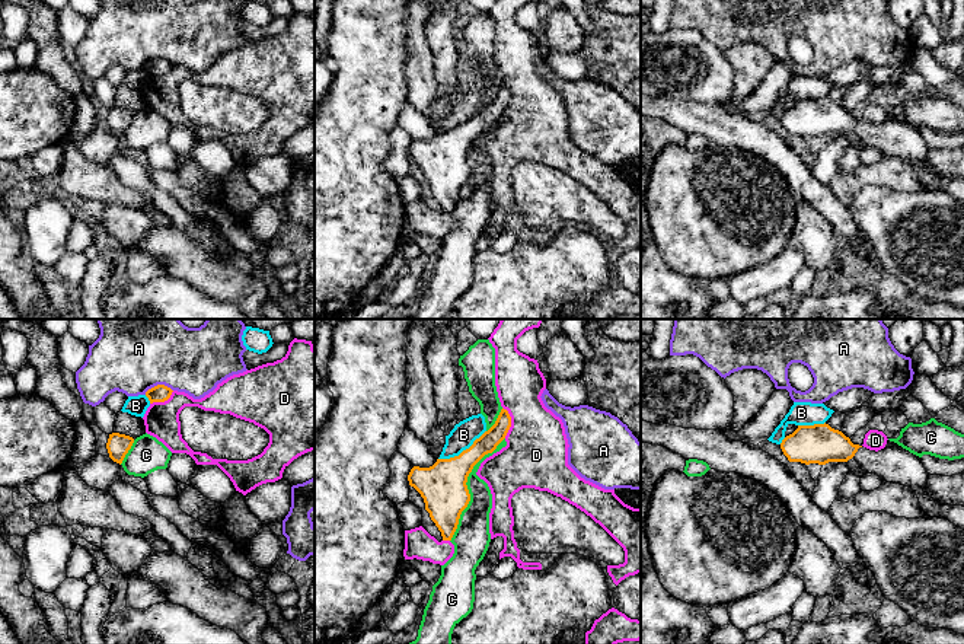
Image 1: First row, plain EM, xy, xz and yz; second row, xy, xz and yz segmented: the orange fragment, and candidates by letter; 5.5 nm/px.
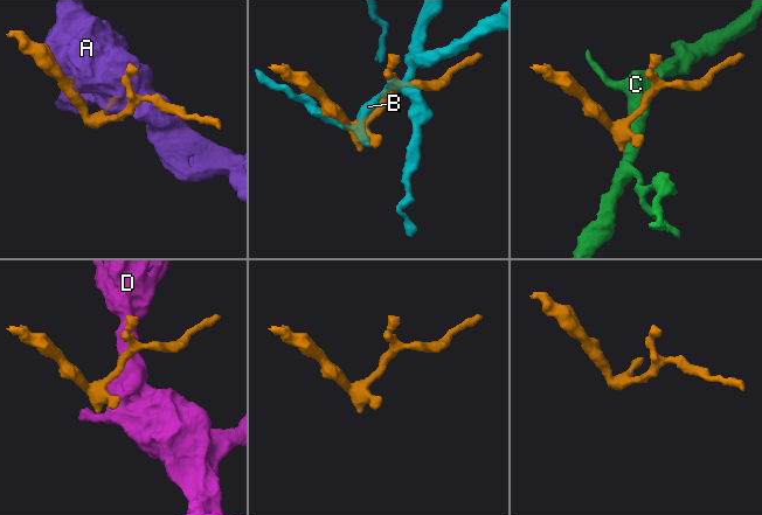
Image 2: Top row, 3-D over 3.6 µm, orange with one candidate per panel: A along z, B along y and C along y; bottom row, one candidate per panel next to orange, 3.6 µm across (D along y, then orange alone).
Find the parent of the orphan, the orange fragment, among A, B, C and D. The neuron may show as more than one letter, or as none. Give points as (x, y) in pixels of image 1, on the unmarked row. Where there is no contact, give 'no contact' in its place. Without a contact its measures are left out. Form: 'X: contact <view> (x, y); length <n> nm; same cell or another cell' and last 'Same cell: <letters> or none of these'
A: contact xy (157, 59); length 160 nm; another cell
B: contact xz (463, 124); length 300 nm; another cell
C: contact xz (466, 162); length 650 nm; another cell
D: contact xz (510, 96); length 180 nm; another cell
Same cell: none of these

